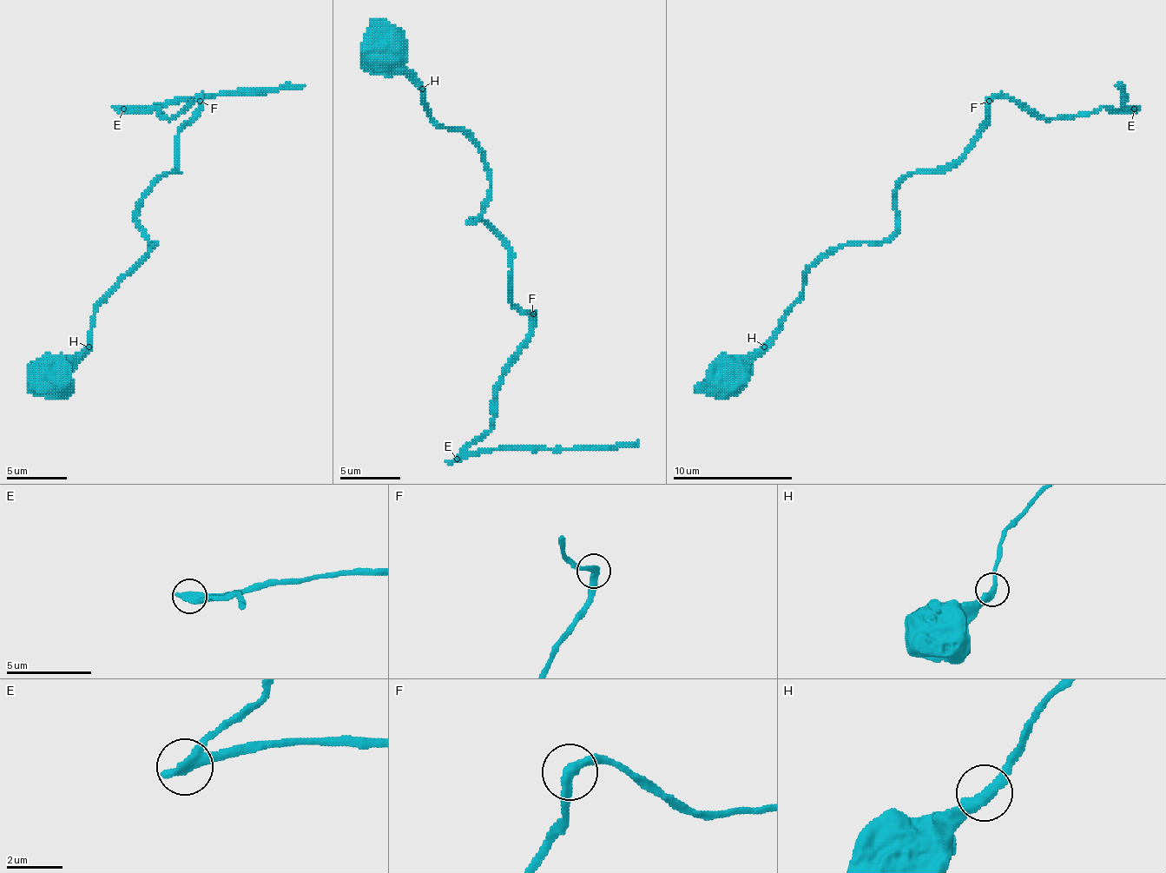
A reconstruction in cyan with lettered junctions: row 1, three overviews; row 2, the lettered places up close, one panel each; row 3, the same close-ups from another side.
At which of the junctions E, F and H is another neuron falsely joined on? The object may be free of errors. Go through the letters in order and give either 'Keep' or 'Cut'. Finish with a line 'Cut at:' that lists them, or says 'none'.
E: Keep
F: Keep
H: Keep
Cut at: none

